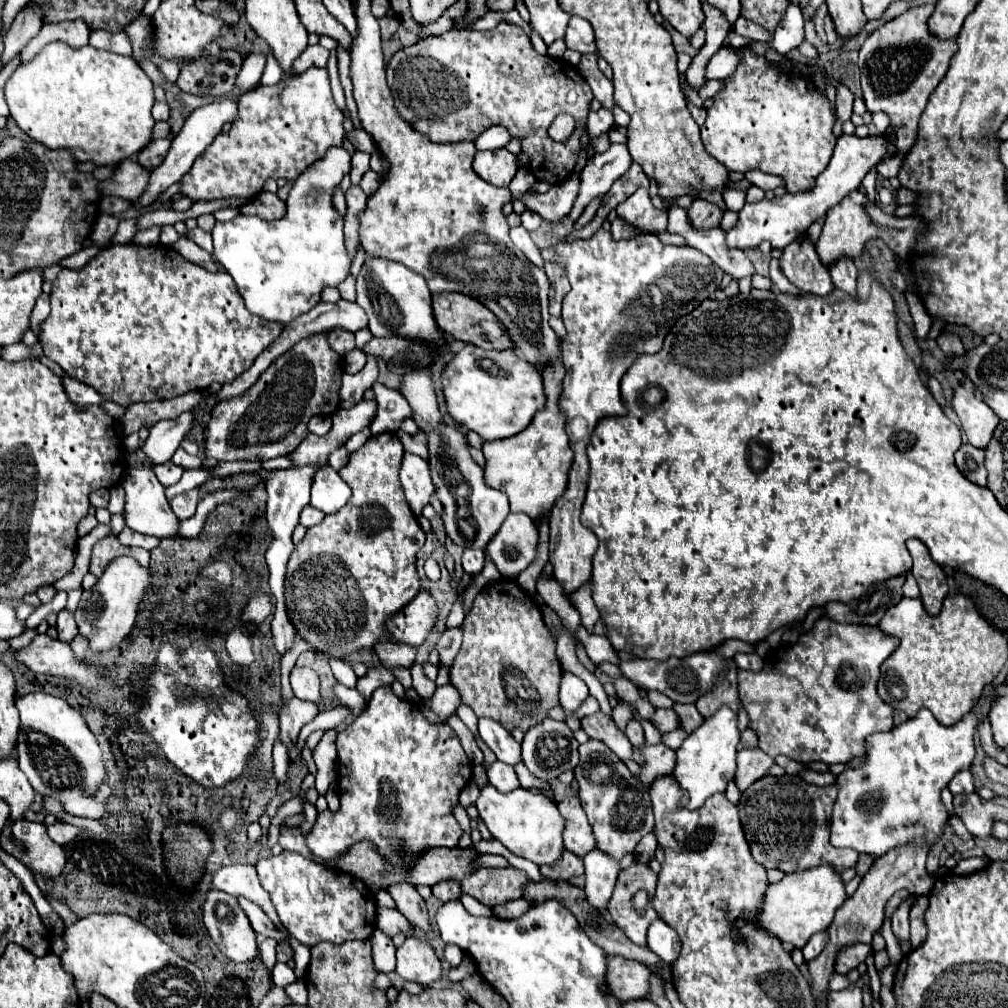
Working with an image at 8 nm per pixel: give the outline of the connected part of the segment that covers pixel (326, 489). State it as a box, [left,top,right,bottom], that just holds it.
[311,467,351,515]

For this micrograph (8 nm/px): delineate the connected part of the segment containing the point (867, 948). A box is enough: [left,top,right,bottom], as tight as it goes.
[835,943,871,975]

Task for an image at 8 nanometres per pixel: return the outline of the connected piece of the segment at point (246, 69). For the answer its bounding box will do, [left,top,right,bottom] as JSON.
[235,53,267,93]

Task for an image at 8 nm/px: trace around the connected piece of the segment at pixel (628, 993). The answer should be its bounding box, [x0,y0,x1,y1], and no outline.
[607,957,651,1001]

